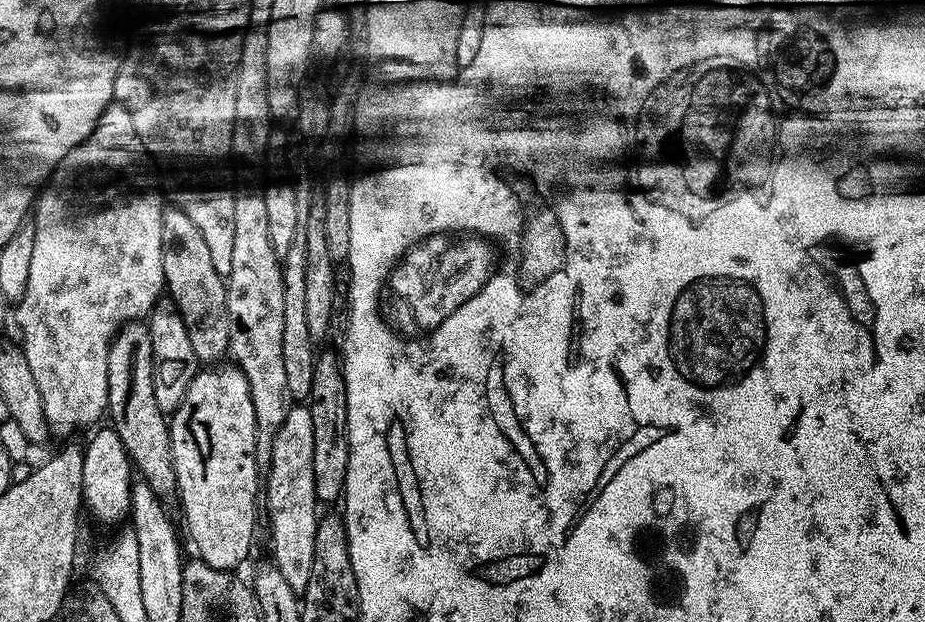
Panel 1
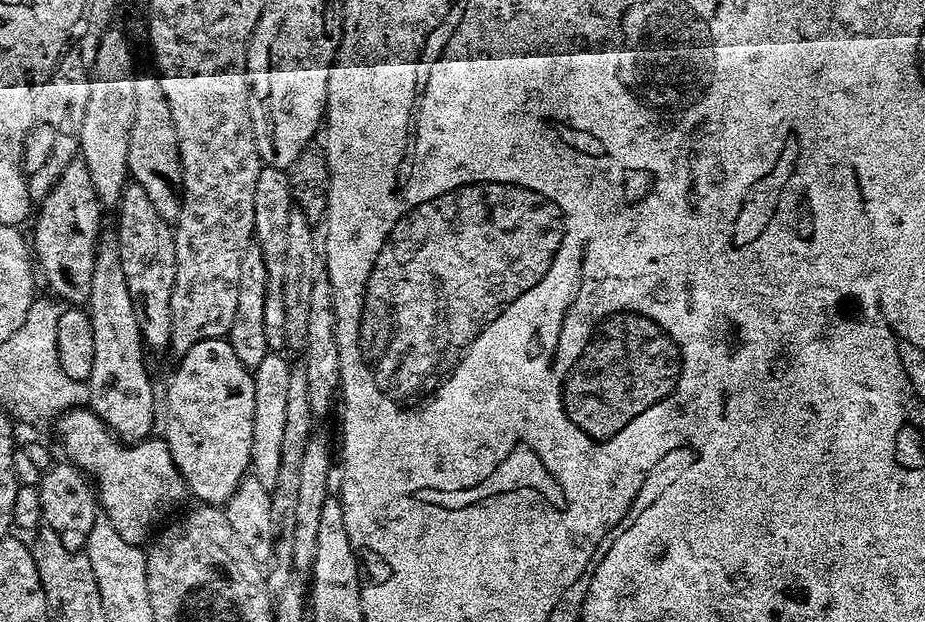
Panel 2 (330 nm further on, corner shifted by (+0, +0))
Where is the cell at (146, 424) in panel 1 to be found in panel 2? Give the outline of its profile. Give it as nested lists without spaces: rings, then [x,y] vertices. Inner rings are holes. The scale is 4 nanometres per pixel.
[[[83,159],[70,162],[54,182],[54,190],[39,201],[34,212],[36,229],[30,232],[30,248],[35,263],[44,271],[44,280],[49,284],[51,295],[68,306],[87,305],[90,294],[90,278],[94,278],[96,245],[100,243],[100,211],[102,205],[90,182],[90,172]]]

